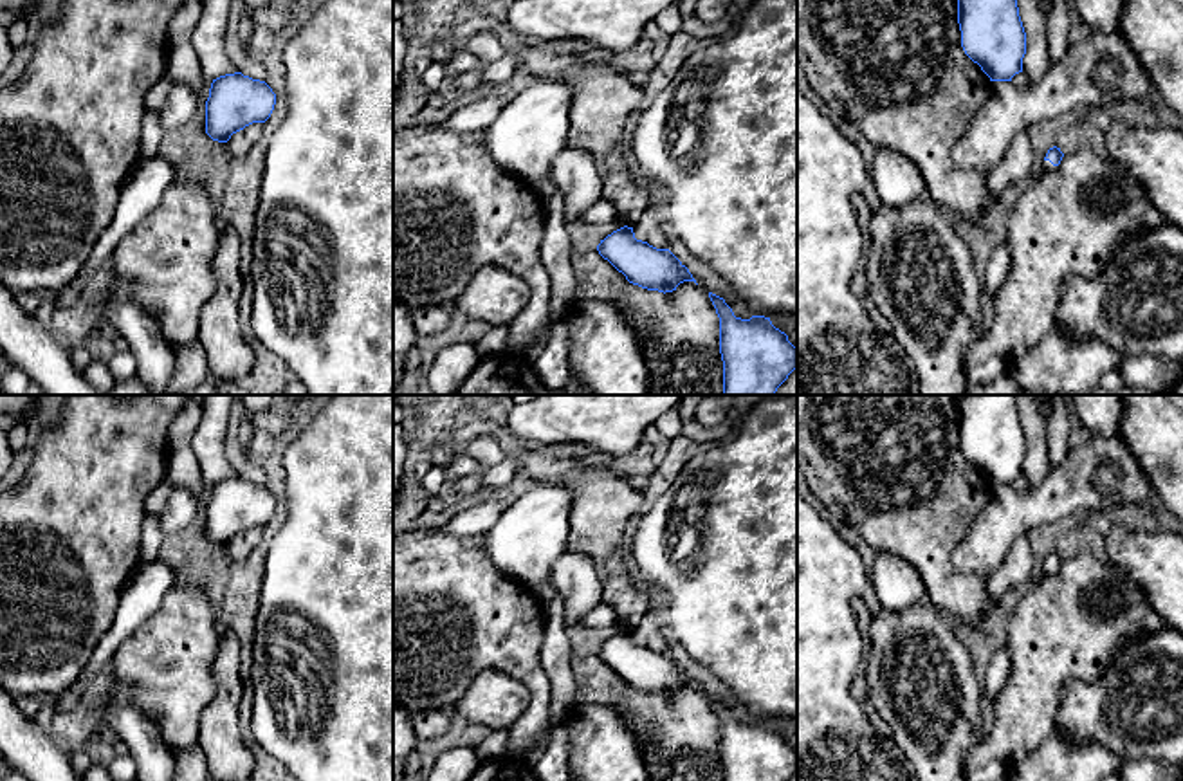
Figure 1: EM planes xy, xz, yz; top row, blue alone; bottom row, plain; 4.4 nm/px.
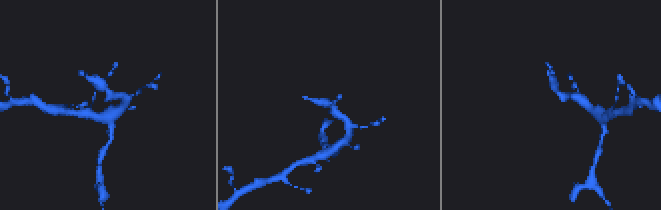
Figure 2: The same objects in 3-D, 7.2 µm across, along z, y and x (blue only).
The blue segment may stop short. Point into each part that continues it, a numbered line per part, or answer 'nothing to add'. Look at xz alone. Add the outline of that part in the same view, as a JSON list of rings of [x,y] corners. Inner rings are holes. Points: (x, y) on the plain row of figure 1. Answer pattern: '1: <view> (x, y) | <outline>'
nothing to add

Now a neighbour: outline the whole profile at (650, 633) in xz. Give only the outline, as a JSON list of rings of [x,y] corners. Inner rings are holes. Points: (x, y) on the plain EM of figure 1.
[[[662,606],[658,610],[649,610],[647,615],[642,619],[642,622],[633,631],[635,642],[647,646],[649,649],[656,653],[669,653],[665,633],[660,626]]]

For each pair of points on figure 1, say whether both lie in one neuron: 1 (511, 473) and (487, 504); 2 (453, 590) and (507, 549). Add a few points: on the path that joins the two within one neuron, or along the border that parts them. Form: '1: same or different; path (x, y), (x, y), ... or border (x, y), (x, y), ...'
1: different; border (482, 489), (493, 495)
2: different; border (480, 536), (486, 558), (498, 570), (525, 585)

